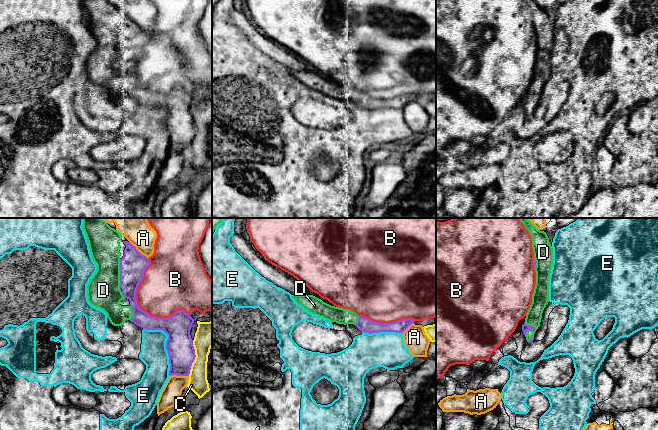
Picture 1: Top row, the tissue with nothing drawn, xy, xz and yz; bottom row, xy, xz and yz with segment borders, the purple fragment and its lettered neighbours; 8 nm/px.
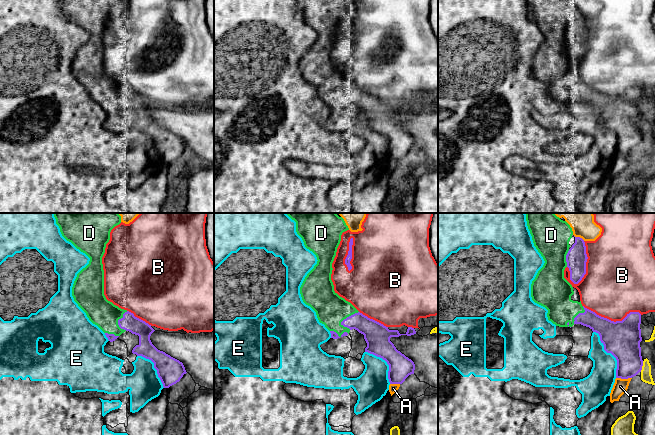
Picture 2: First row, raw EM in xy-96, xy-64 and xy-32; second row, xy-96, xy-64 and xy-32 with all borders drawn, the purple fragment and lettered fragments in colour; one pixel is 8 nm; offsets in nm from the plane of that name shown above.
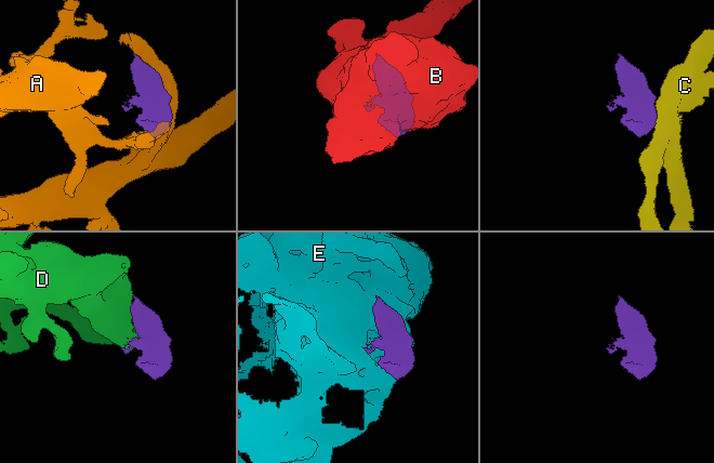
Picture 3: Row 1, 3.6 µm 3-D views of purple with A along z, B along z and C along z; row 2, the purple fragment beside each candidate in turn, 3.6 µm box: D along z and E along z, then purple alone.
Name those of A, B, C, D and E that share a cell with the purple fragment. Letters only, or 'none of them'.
D

